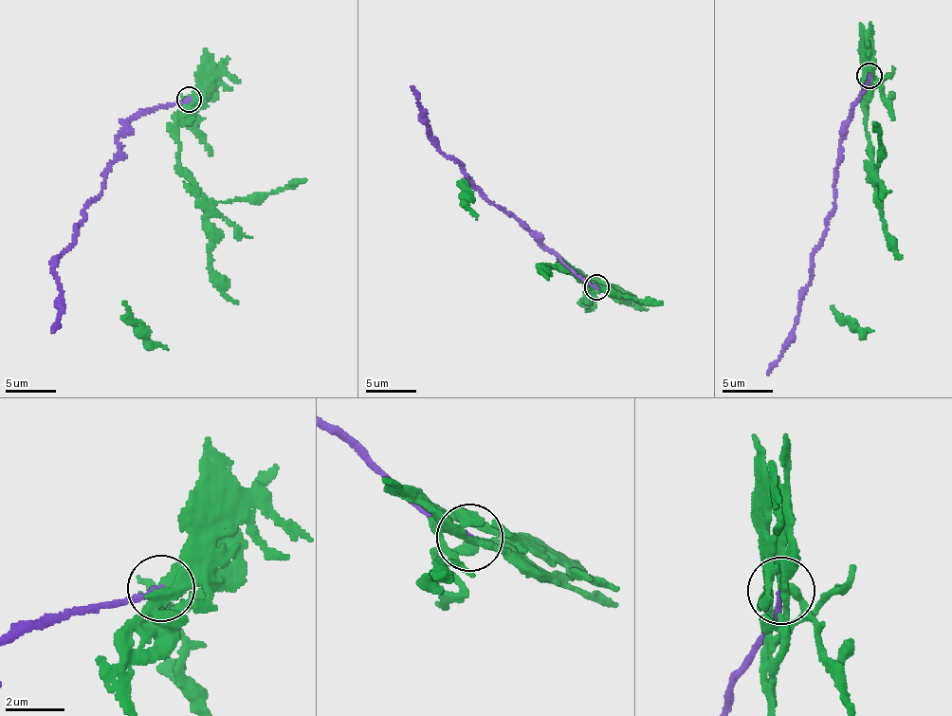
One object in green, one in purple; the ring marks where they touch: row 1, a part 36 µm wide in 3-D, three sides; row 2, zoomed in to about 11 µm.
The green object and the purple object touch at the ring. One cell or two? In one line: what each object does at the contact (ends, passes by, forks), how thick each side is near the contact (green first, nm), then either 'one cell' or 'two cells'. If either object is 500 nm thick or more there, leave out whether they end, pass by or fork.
green passes by; purple ends there; 300 nm thick on the green side, 180 nm on the other; two cells

